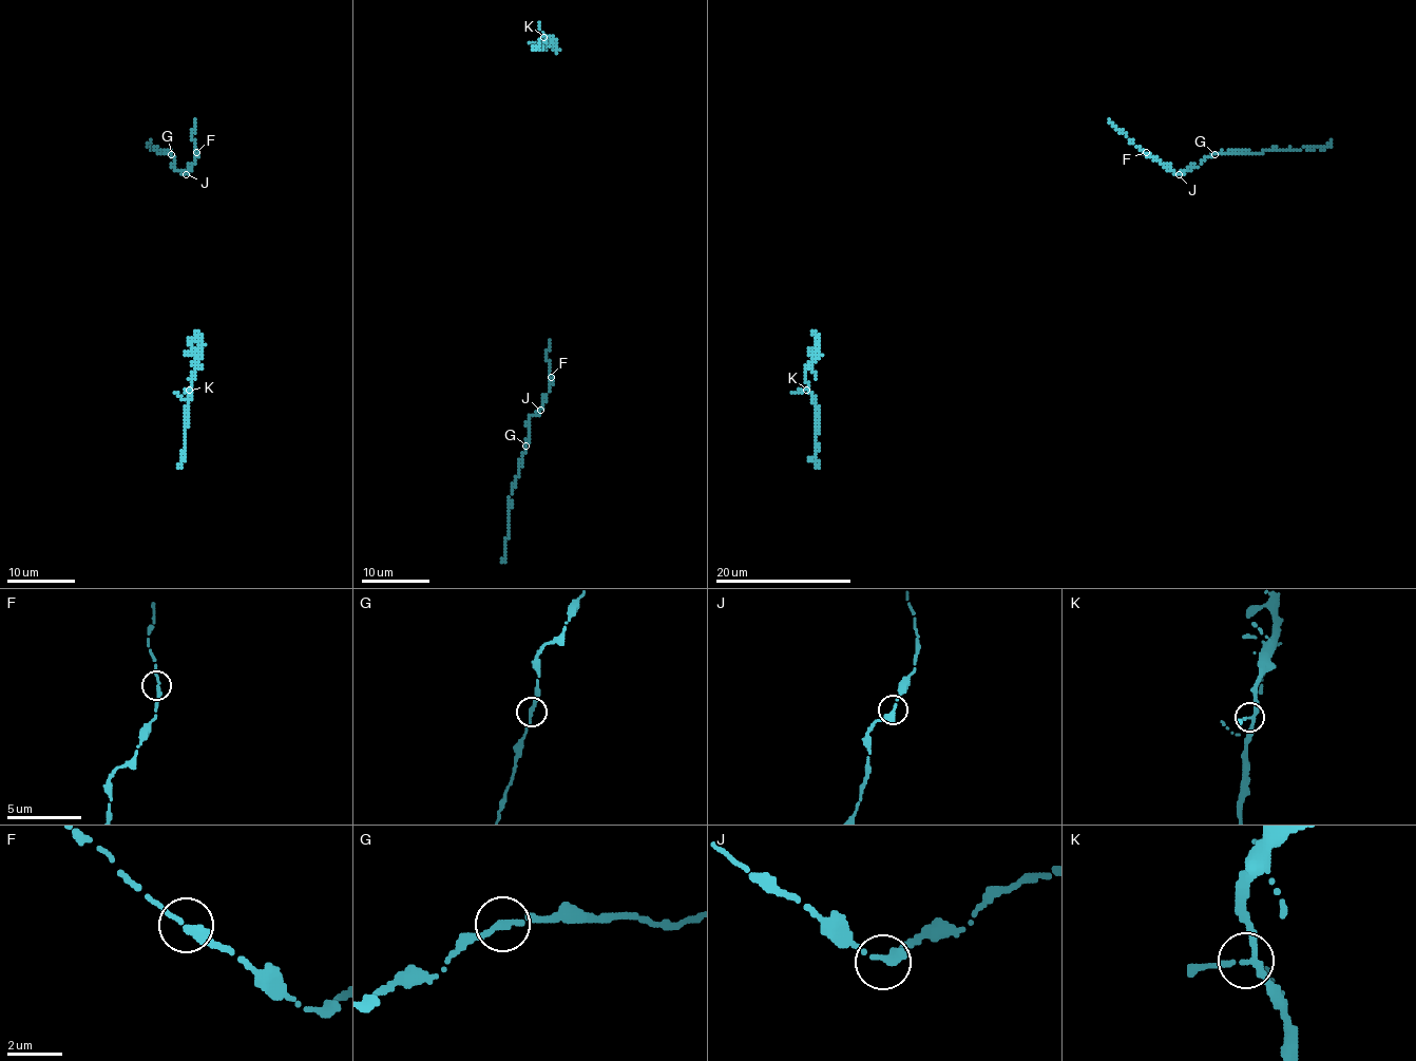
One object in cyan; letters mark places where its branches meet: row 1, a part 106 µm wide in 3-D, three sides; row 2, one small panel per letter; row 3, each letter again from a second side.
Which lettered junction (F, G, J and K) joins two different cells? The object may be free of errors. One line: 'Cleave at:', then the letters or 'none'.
Cleave at: none

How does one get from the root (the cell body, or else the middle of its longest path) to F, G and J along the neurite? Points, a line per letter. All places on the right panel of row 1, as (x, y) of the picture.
F: (1108, 120), (1146, 152)
G: (1108, 120), (1135, 146), (1174, 173), (1197, 168), (1213, 154)
J: (1108, 120), (1135, 146), (1179, 174)

